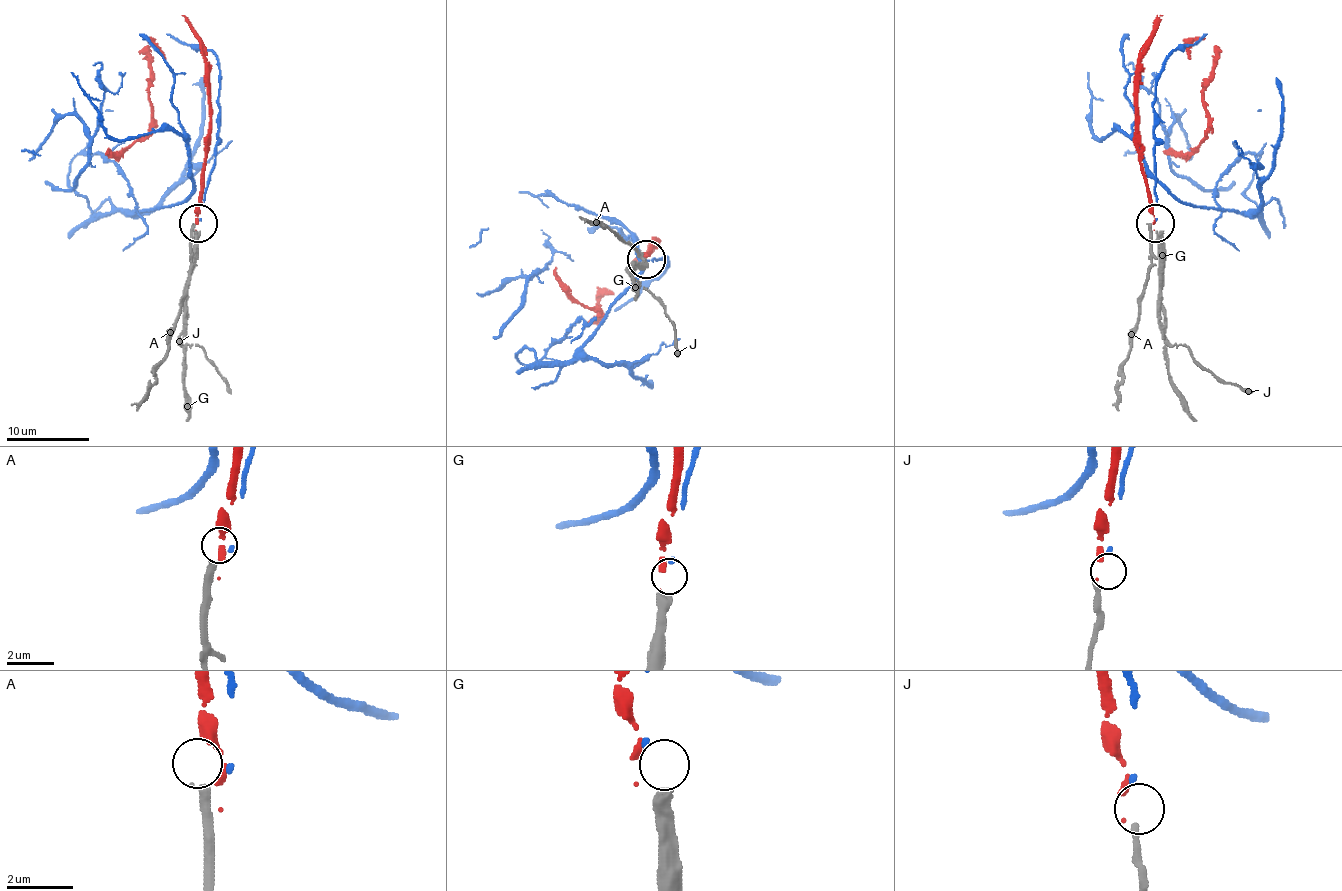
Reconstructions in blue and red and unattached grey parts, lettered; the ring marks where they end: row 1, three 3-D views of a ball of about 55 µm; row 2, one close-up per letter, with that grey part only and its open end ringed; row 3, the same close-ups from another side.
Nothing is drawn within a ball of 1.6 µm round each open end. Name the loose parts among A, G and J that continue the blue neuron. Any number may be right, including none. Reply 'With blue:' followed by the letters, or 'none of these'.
With blue: J

